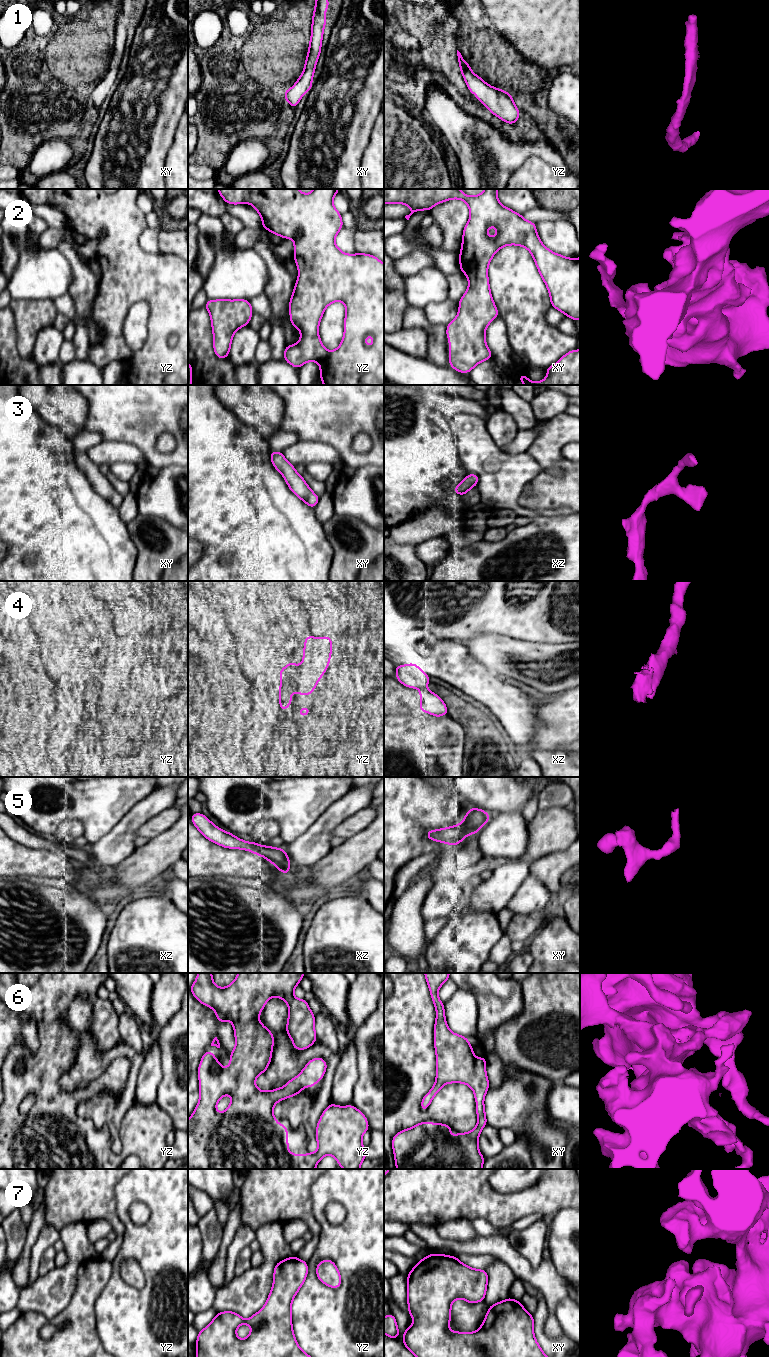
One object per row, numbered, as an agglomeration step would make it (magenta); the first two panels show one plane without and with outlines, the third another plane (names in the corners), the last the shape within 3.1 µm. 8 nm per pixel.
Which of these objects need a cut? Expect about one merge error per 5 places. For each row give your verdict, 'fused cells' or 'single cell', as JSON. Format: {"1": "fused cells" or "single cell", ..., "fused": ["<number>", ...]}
{"1": "single cell", "2": "single cell", "3": "single cell", "4": "single cell", "5": "single cell", "6": "single cell", "7": "single cell", "fused": []}

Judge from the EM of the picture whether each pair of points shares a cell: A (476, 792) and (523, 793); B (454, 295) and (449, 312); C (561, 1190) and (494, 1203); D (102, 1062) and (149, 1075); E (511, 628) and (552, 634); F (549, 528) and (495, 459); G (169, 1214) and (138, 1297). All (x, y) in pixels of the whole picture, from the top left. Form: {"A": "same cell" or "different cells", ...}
{"A": "same cell", "B": "different cells", "C": "same cell", "D": "different cells", "E": "same cell", "F": "different cells", "G": "same cell"}

